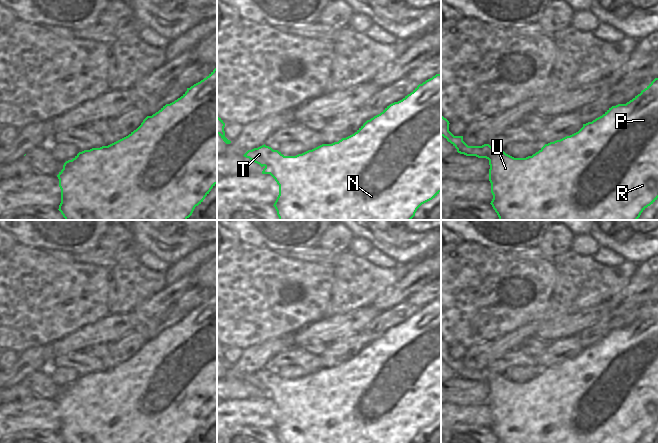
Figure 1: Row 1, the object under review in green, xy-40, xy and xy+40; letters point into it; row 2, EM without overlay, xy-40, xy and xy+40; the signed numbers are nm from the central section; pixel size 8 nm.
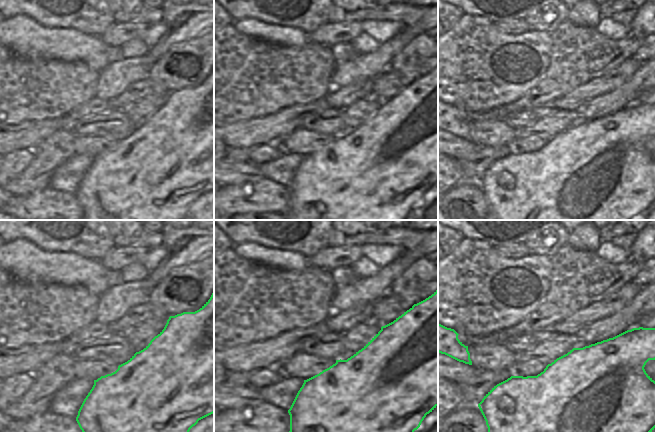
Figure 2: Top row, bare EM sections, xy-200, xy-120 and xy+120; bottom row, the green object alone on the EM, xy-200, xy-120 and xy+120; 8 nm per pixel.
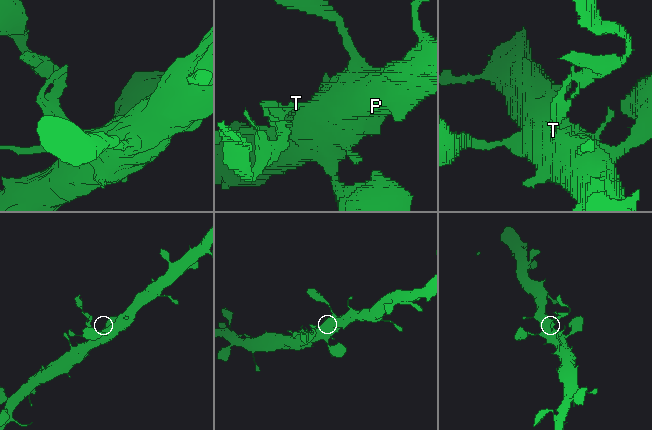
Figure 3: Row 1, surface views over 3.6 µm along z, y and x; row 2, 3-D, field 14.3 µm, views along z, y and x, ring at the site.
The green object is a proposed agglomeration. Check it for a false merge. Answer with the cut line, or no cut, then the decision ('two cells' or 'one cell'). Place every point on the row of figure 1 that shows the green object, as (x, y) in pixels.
cut in xy along (273, 150), (269, 153), (269, 163), (265, 166); two cells

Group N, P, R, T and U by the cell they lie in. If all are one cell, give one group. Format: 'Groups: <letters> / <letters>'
Groups: N P R U / T

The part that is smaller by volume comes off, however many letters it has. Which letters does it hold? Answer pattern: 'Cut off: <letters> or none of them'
Cut off: T

